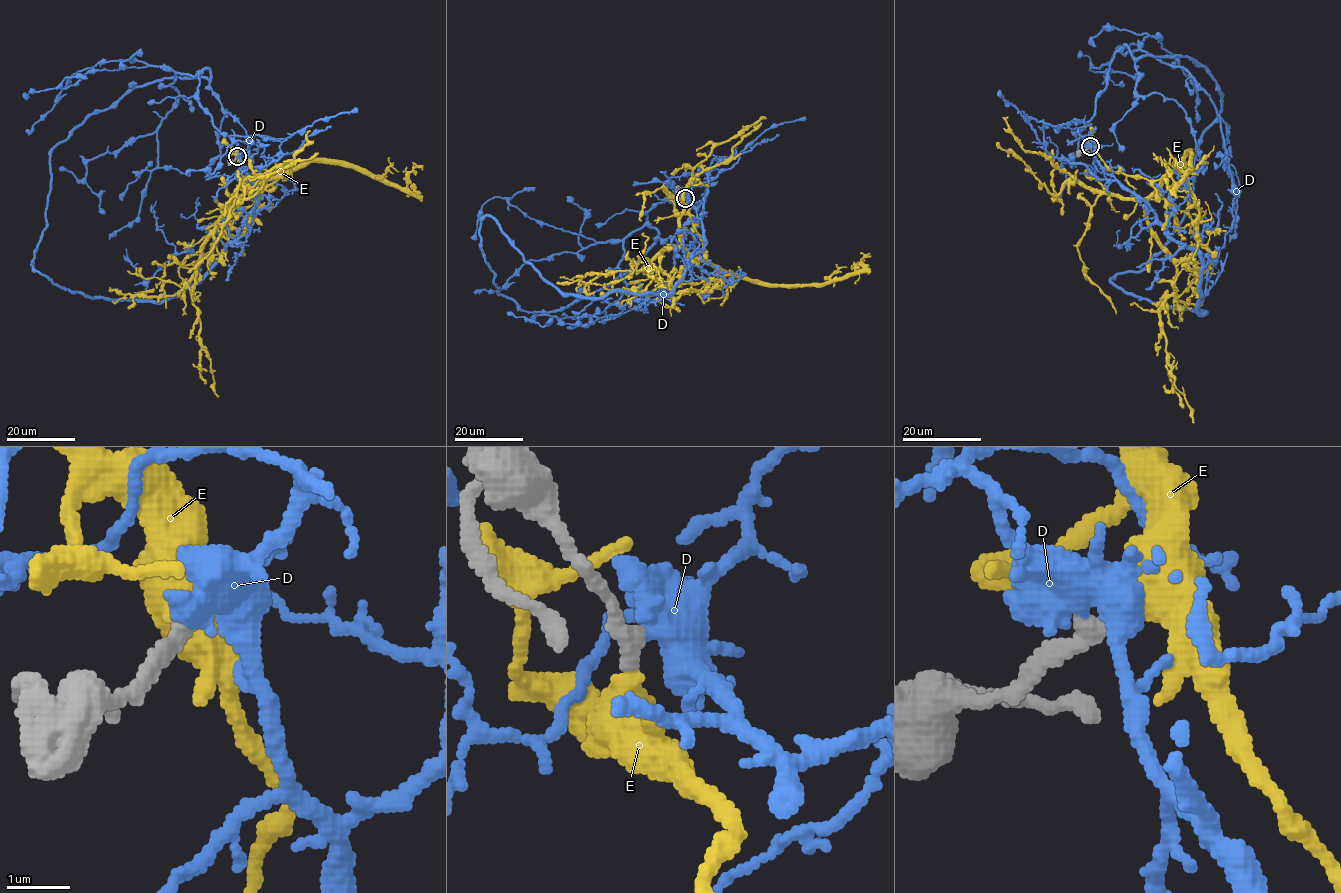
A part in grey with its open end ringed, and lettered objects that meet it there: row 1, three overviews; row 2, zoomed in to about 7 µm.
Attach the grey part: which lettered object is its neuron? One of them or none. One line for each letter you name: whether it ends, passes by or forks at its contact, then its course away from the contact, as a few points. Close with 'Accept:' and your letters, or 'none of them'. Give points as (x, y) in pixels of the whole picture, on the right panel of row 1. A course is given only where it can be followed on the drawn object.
E: it ends; course (1091, 146), (1113, 171), (1161, 181), (1147, 218), (1175, 267), (1162, 332), (1193, 423)
Accept: E

